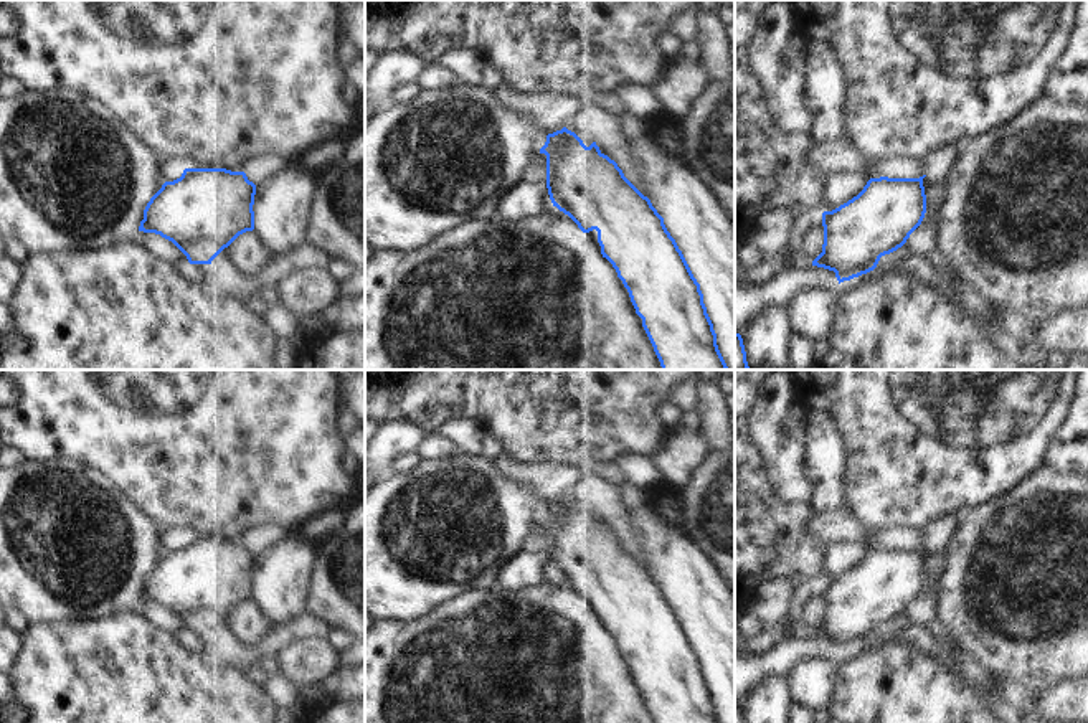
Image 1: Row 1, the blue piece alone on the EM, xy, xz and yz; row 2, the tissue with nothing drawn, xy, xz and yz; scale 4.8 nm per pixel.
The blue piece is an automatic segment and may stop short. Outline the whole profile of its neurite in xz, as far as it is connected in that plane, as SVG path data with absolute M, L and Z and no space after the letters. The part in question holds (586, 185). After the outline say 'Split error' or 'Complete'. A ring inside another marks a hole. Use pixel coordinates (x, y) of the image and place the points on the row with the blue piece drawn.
M566 127L548 134L540 154L546 155L546 188L553 206L568 215L583 233L598 231L601 254L627 289L662 370L728 370L700 284L650 200L596 142L586 147Z. Complete

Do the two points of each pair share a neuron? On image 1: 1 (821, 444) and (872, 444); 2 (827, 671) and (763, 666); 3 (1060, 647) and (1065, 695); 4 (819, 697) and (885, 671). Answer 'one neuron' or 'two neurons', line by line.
1: two neurons
2: two neurons
3: two neurons
4: two neurons

